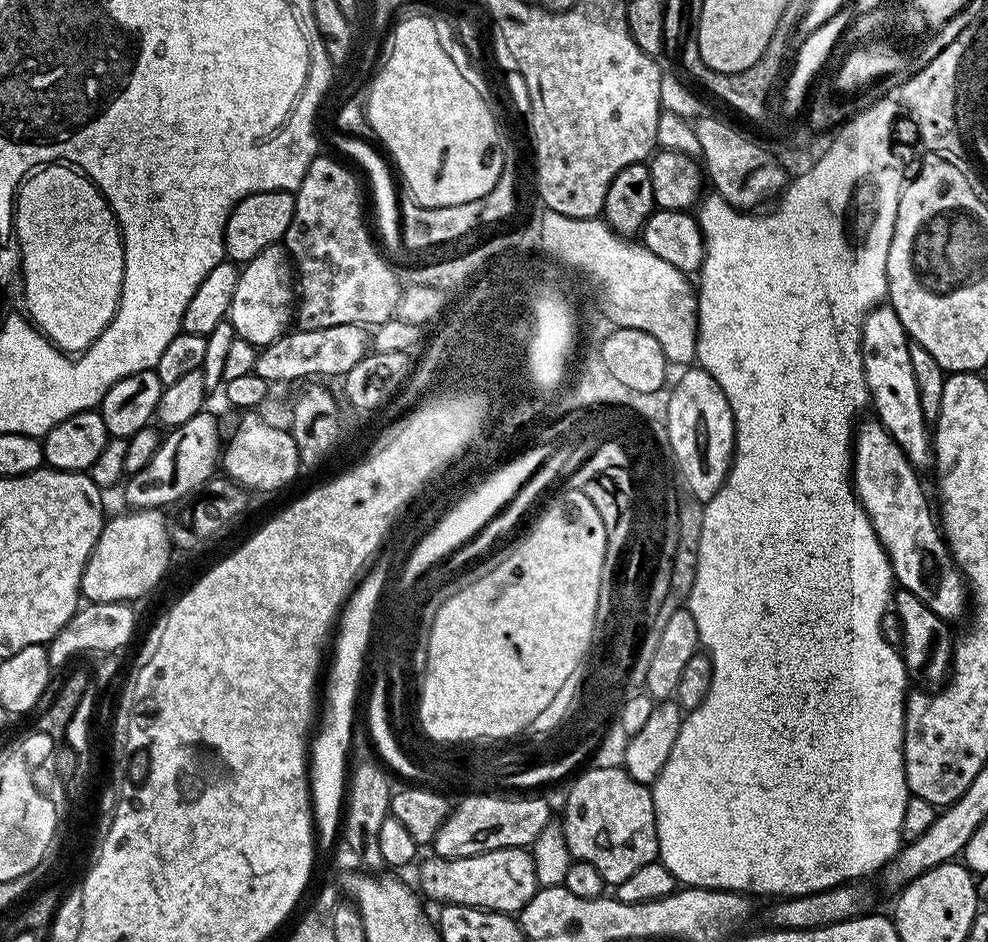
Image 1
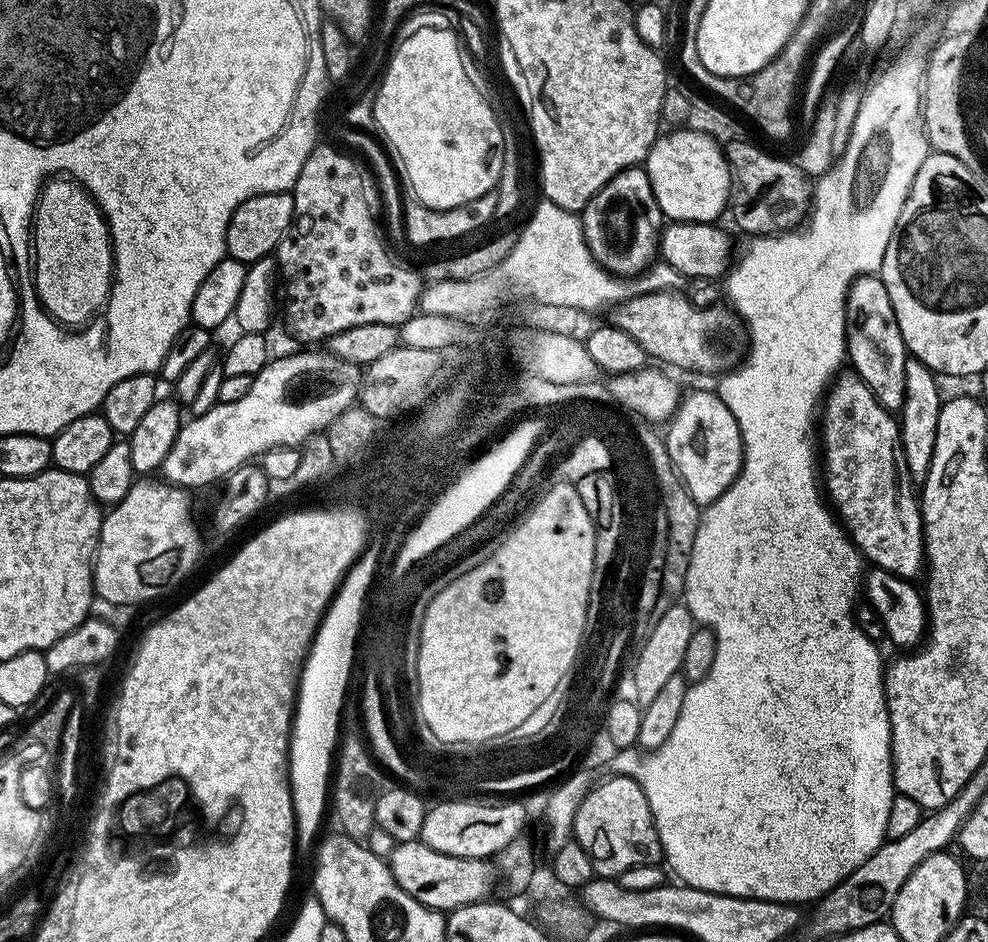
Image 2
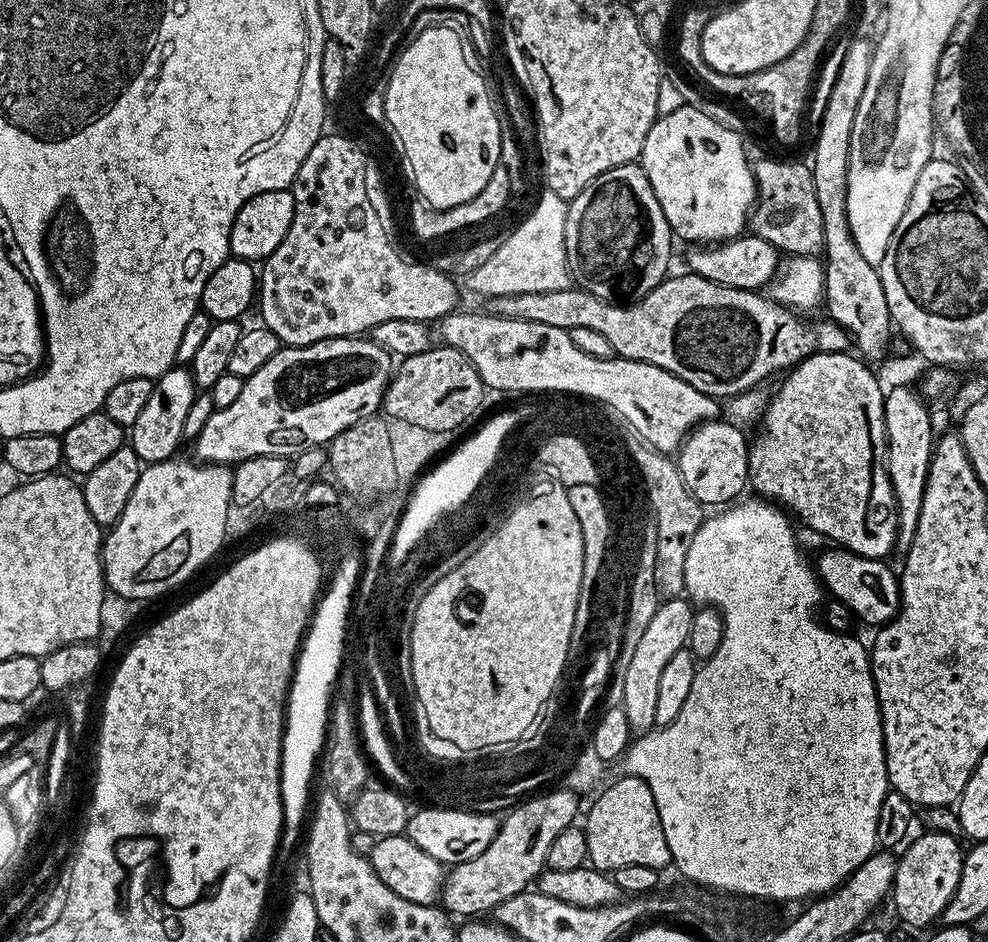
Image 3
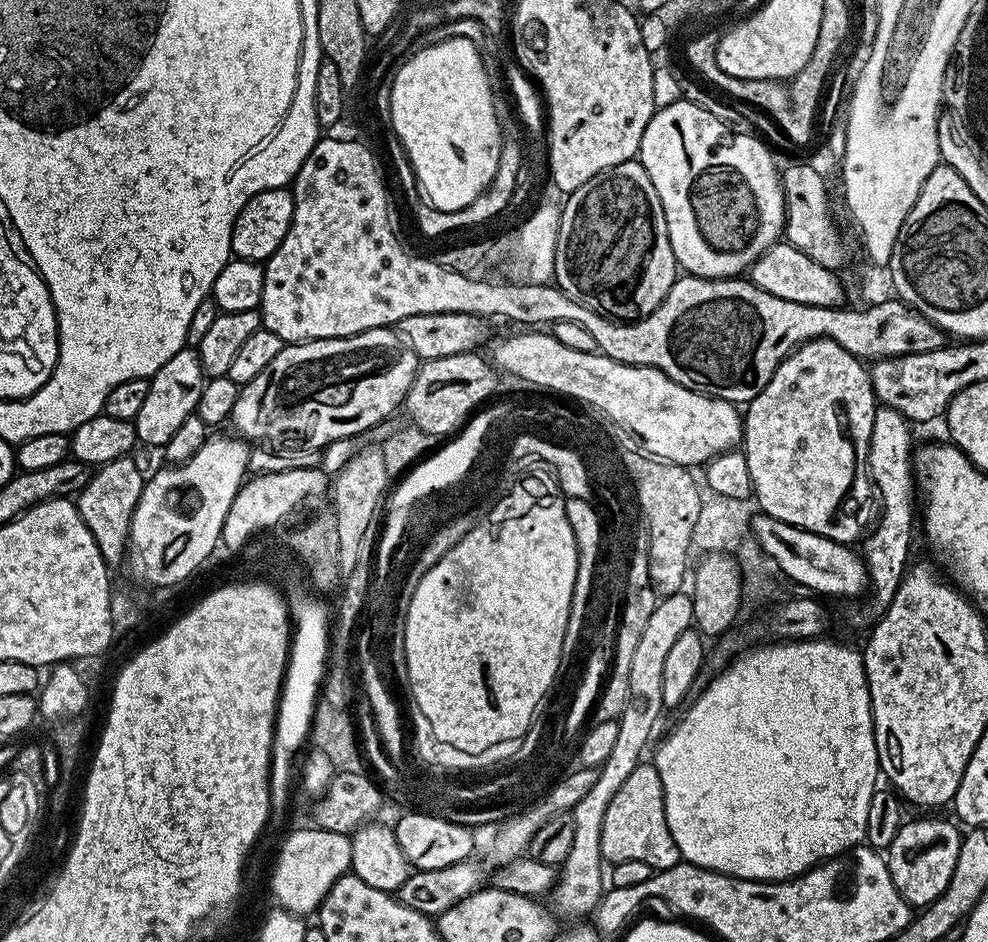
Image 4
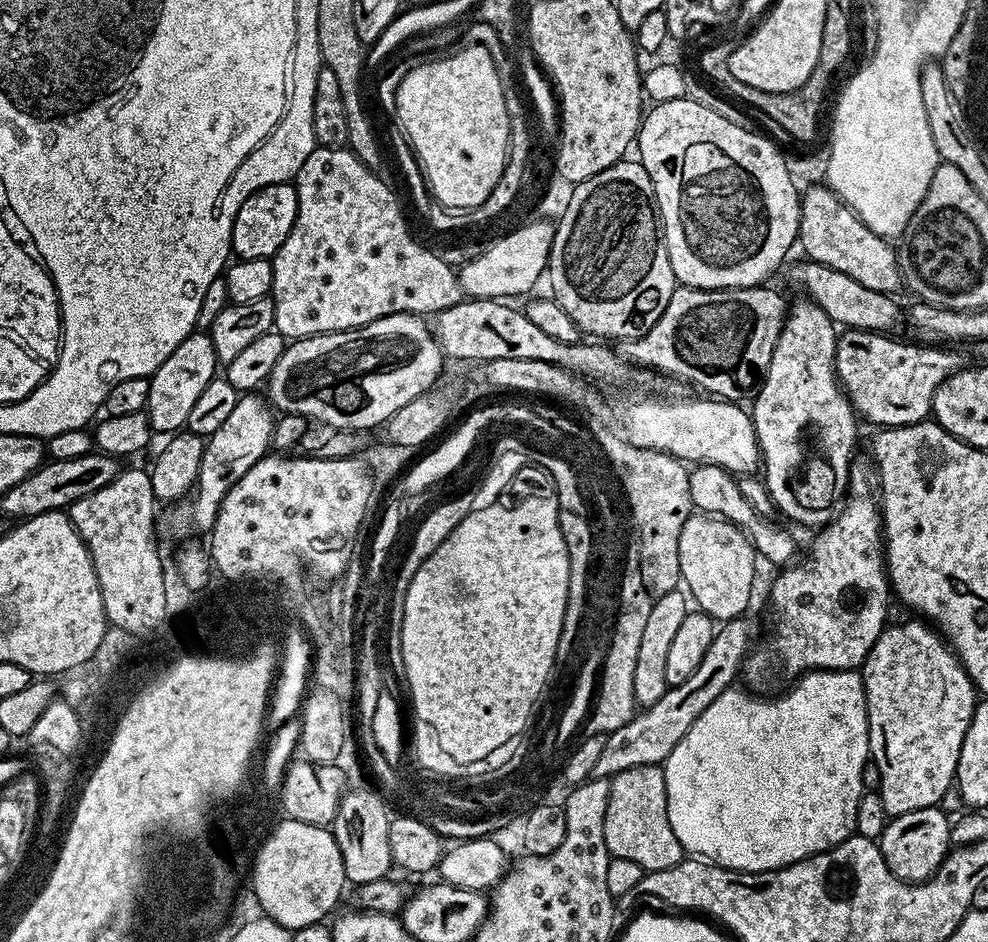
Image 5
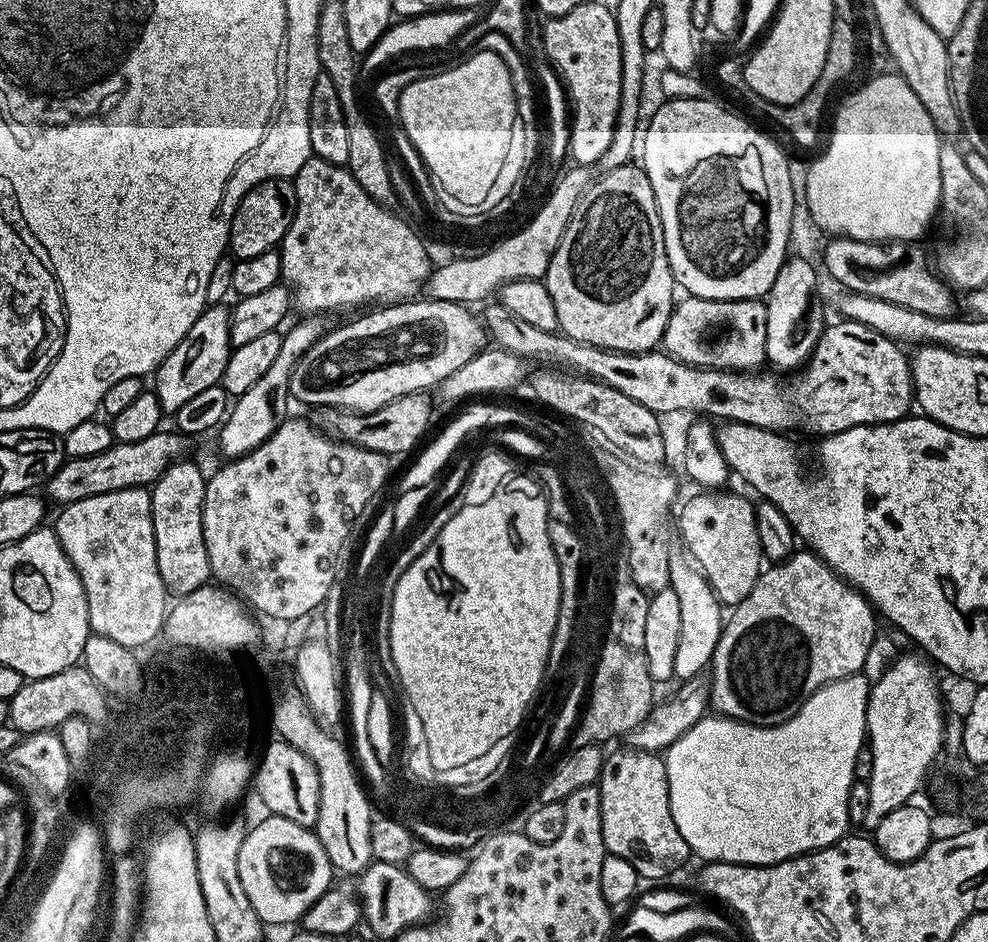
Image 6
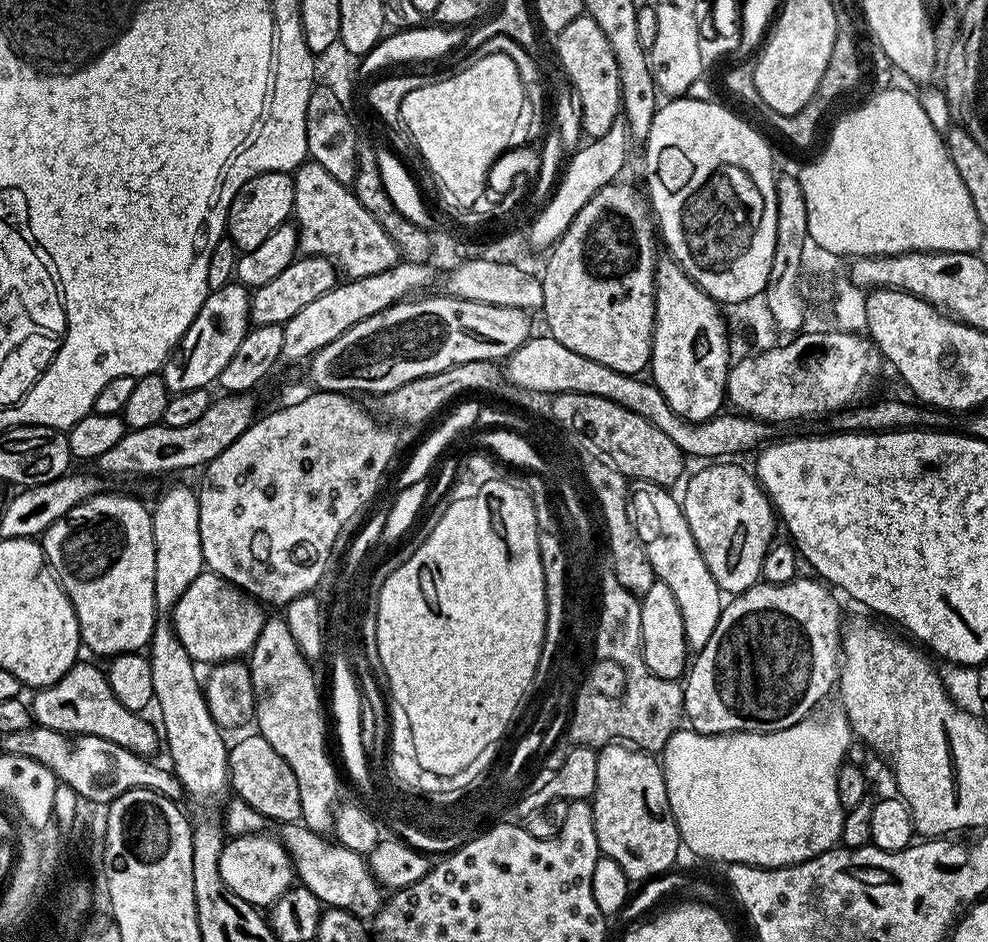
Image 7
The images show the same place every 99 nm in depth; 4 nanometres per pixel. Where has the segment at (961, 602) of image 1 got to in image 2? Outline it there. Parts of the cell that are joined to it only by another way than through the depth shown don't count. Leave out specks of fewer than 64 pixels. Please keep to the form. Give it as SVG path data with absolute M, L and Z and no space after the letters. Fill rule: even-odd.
M855 374L837 375L832 381L830 389L822 401L822 423L818 428L818 436L822 441L822 488L838 517L839 523L843 524L845 532L852 538L852 543L860 550L860 555L865 561L871 562L877 568L883 568L886 571L893 572L894 575L907 578L916 578L914 576L922 572L926 561L924 558L924 523L920 517L920 501L918 499L918 488L911 476L906 474L904 466L904 451L900 445L900 426L897 417L891 412L884 411L884 407L874 398L872 391L862 382L860 377ZM860 391L860 404L852 400L851 392Z

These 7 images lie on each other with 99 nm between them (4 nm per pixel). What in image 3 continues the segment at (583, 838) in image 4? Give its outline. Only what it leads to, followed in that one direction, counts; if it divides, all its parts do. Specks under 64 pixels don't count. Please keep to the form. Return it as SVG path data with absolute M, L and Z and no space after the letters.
M665 599L658 610L654 610L654 618L647 624L646 631L630 658L630 666L626 669L626 686L622 686L622 706L626 710L626 719L630 722L633 733L643 734L657 727L654 713L658 706L660 676L672 655L686 647L693 611L693 605L687 599Z

